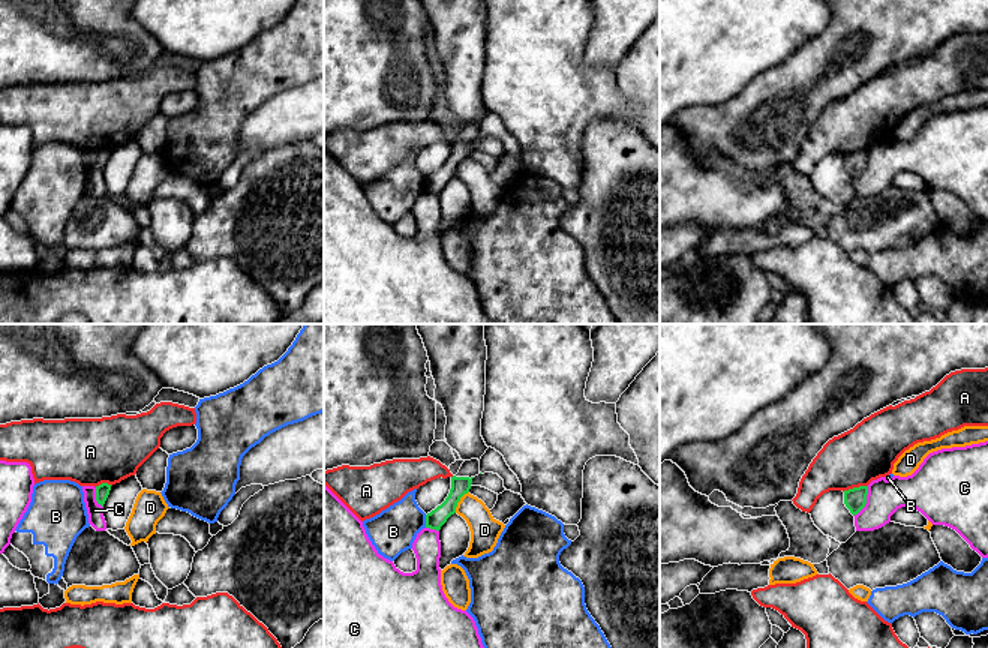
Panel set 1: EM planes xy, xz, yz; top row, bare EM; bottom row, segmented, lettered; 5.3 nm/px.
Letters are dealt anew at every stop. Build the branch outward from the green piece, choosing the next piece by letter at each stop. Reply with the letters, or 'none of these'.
none of these

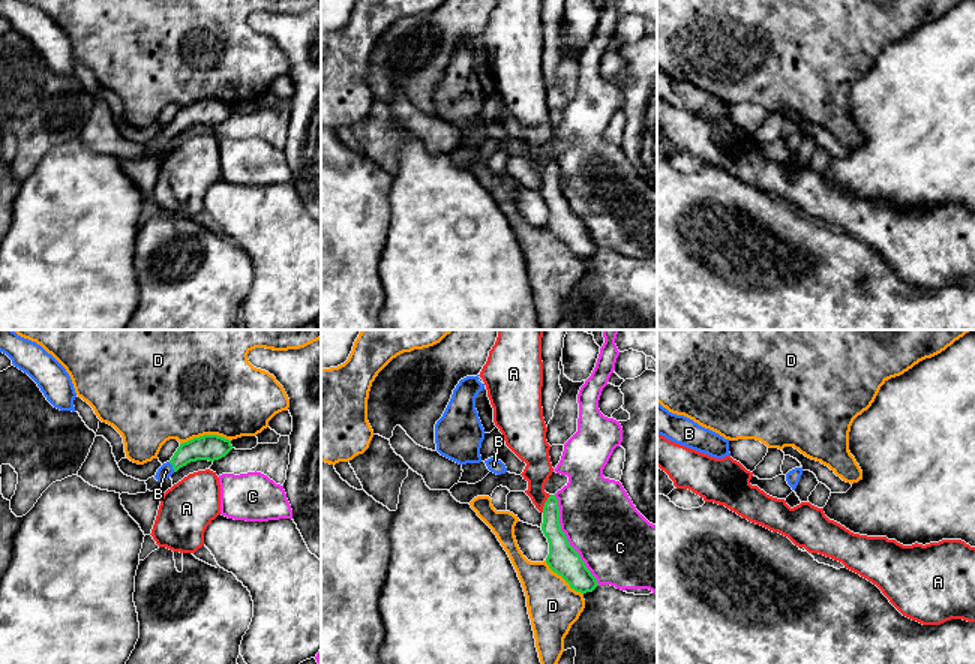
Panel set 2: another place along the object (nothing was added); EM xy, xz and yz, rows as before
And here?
B

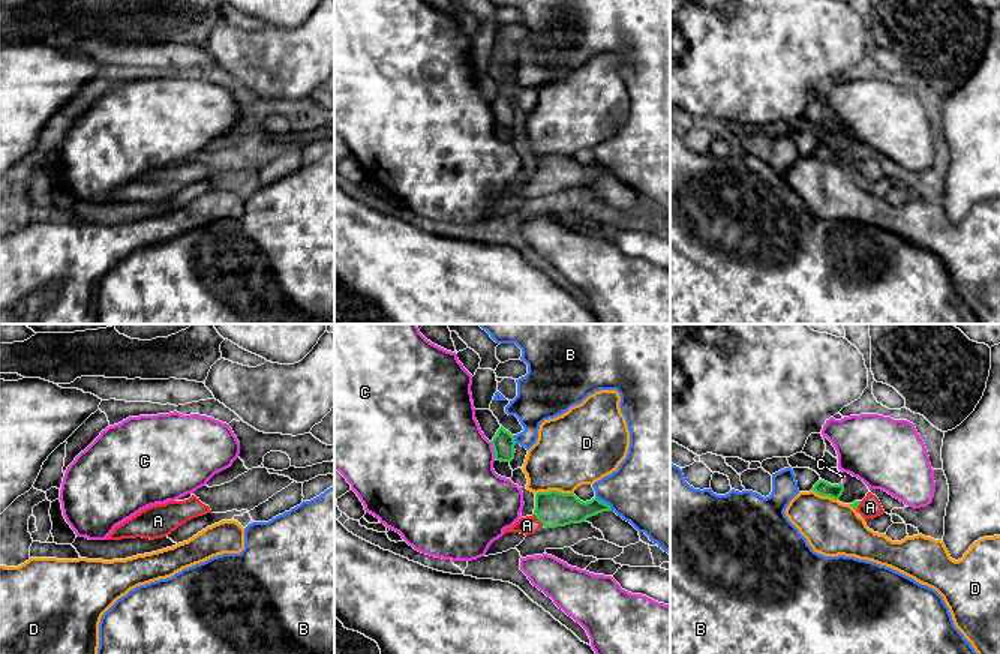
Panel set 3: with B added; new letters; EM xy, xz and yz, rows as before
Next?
A

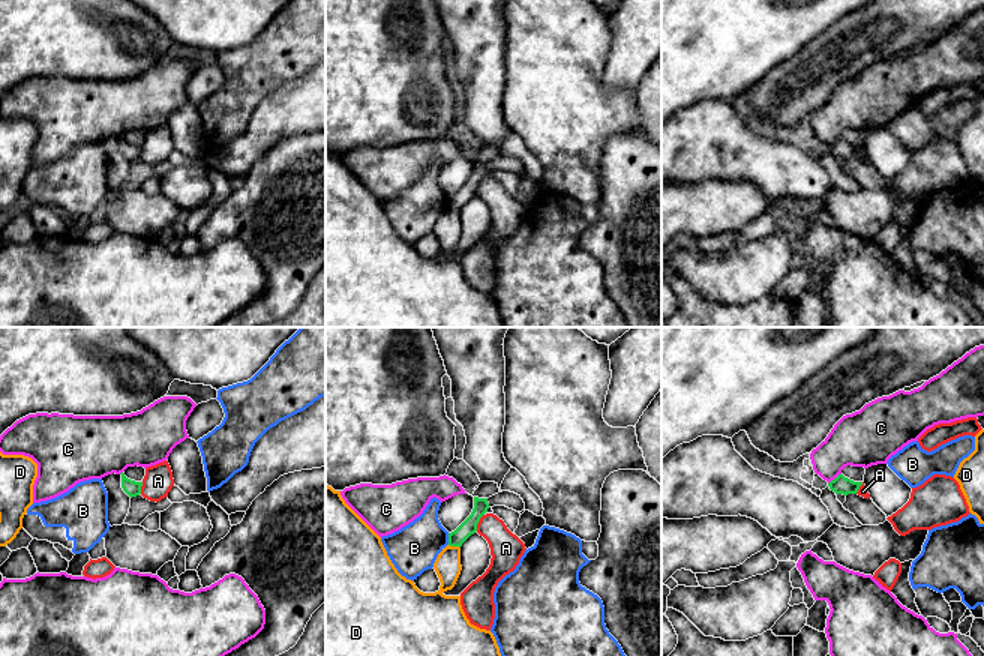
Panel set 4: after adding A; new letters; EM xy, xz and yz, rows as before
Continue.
none of these

